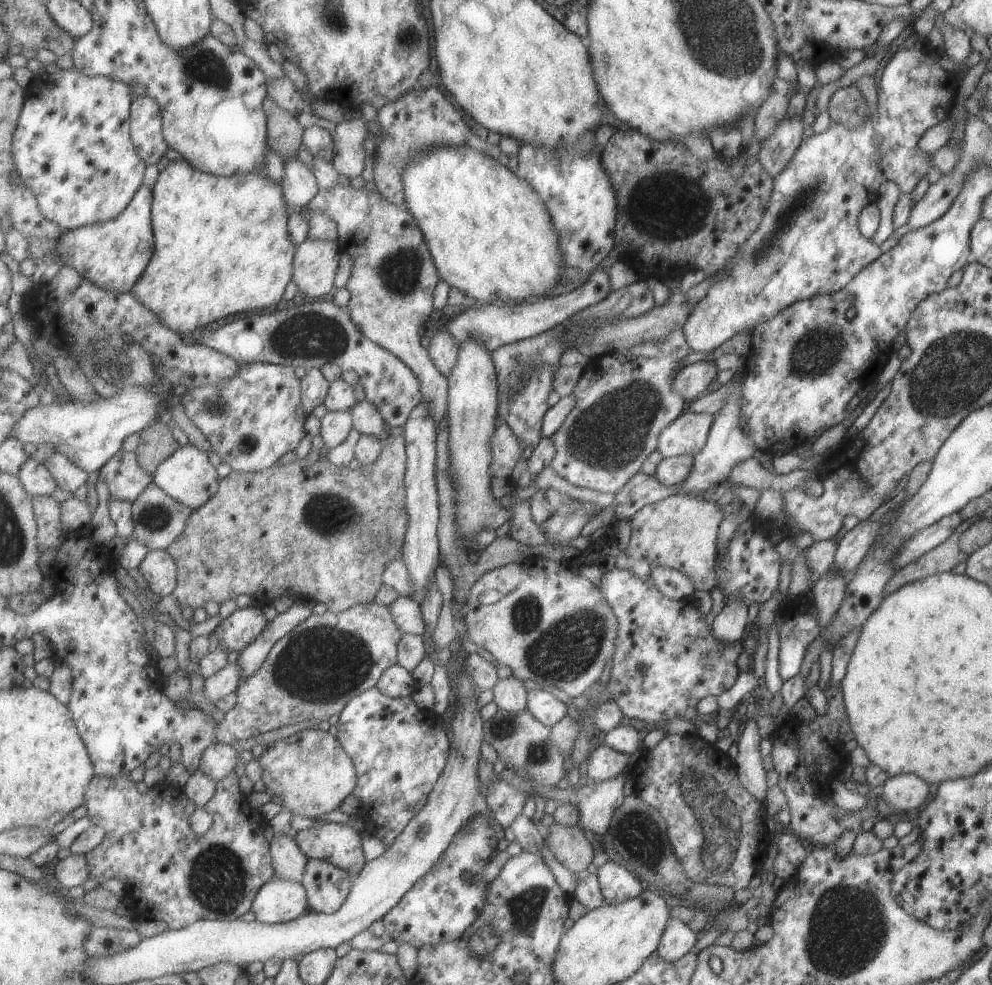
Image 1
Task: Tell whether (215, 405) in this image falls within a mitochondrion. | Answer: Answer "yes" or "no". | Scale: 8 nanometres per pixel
yes

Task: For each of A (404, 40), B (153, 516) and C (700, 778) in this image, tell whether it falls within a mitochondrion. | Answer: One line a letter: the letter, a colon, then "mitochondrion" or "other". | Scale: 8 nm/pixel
A: mitochondrion
B: mitochondrion
C: mitochondrion

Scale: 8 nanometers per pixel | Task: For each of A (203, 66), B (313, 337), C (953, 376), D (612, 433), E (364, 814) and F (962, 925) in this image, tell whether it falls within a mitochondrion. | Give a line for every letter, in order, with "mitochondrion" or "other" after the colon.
A: mitochondrion
B: mitochondrion
C: mitochondrion
D: mitochondrion
E: other
F: other

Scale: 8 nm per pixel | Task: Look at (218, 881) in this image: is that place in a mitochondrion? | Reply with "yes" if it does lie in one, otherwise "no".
yes

